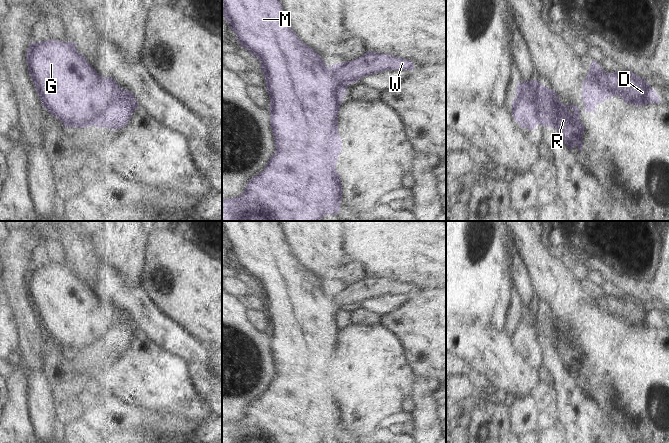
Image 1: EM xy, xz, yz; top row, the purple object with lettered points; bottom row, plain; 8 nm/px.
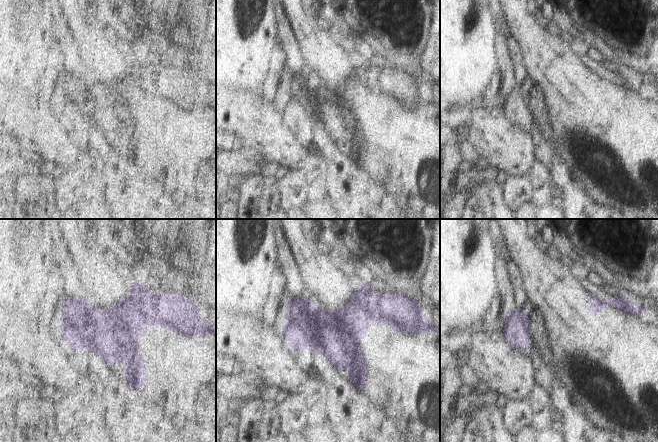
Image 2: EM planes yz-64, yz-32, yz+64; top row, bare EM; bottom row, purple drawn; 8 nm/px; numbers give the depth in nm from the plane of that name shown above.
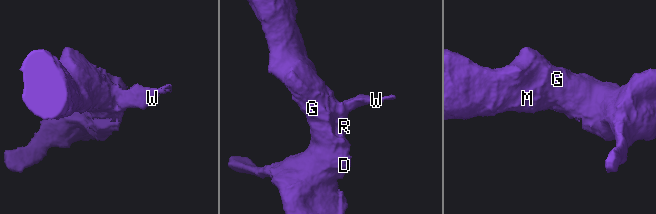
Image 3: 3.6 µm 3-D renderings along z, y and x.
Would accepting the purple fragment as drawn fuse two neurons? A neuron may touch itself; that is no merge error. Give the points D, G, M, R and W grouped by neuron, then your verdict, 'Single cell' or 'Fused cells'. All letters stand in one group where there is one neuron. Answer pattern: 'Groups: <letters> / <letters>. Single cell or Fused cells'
Groups: D G M R / W. Fused cells

